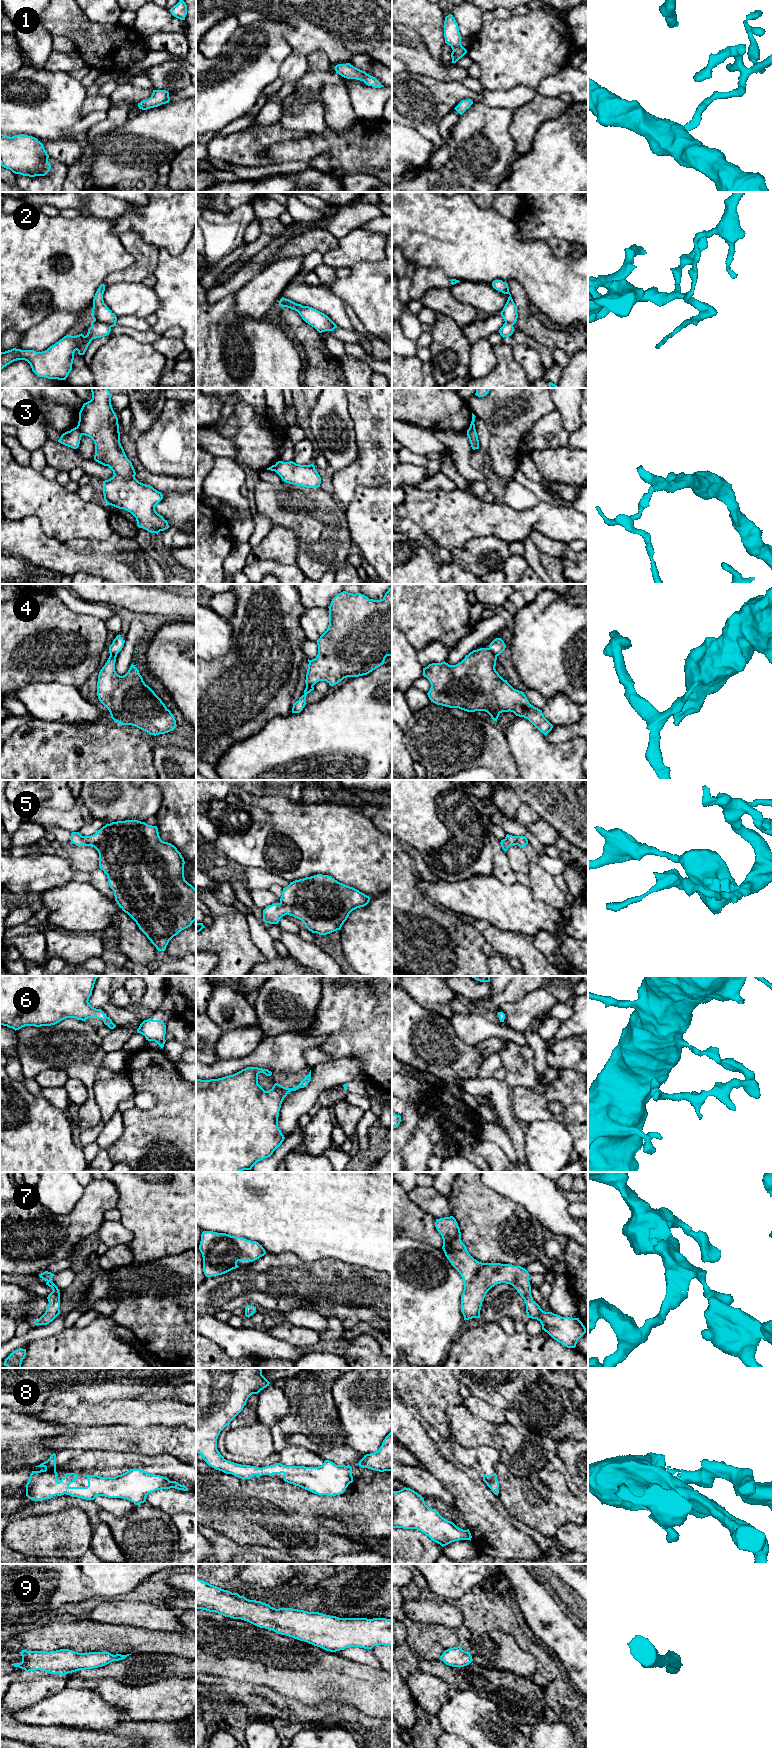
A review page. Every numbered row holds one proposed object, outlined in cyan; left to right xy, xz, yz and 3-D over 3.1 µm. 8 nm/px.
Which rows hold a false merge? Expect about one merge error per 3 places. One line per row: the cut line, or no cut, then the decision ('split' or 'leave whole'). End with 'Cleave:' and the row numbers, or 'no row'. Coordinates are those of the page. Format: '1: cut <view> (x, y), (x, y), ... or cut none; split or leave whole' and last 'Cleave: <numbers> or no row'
1: cut none; leave whole
2: cut xy (94, 319), (104, 322), (110, 327); split
3: cut xy (77, 426), (83, 434); split
4: cut yz (488, 648), (496, 656); split
5: cut none; leave whole
6: cut none; leave whole
7: cut none; leave whole
8: cut none; leave whole
9: cut none; leave whole
Cleave: 2, 3, 4

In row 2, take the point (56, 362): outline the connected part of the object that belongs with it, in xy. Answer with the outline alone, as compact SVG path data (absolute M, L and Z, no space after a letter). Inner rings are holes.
M93 320L86 336L82 333L76 336L67 334L45 351L13 348L1 352L0 370L14 361L25 360L39 377L66 380L72 370L75 351L77 350L79 355L84 355L93 339L107 336L110 331L109 325Z

